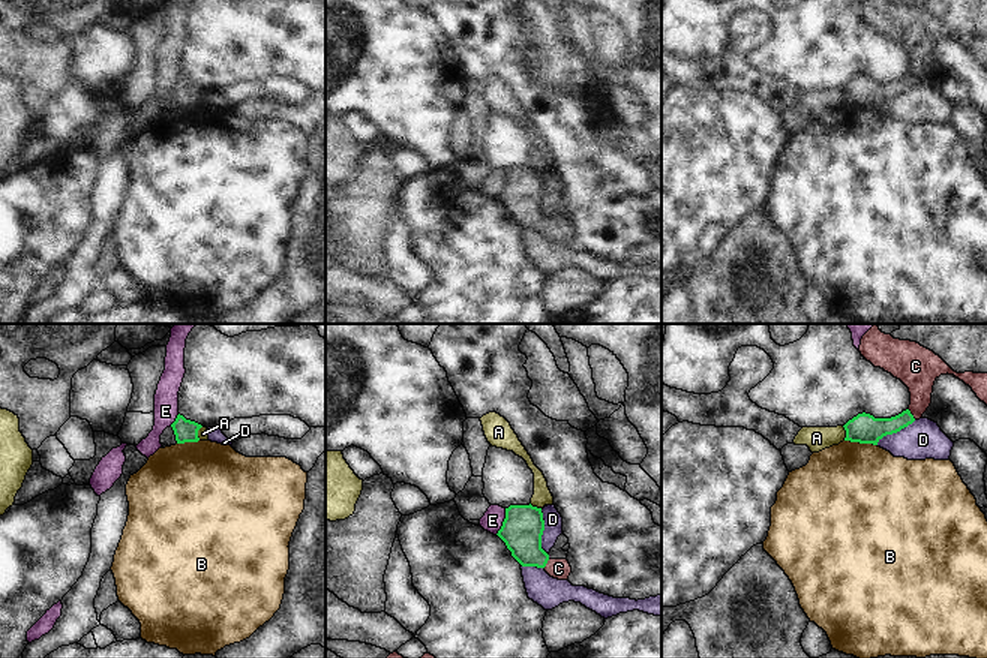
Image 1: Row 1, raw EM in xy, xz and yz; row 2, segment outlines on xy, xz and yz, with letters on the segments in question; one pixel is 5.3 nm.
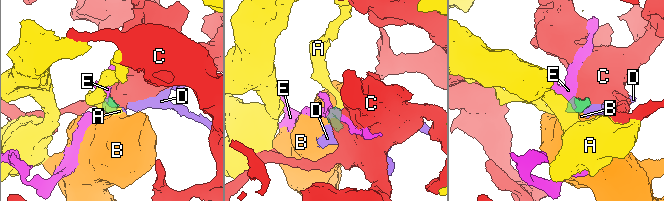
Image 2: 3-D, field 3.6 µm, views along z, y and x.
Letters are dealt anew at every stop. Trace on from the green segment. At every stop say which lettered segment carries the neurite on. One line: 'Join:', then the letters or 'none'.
Join: C

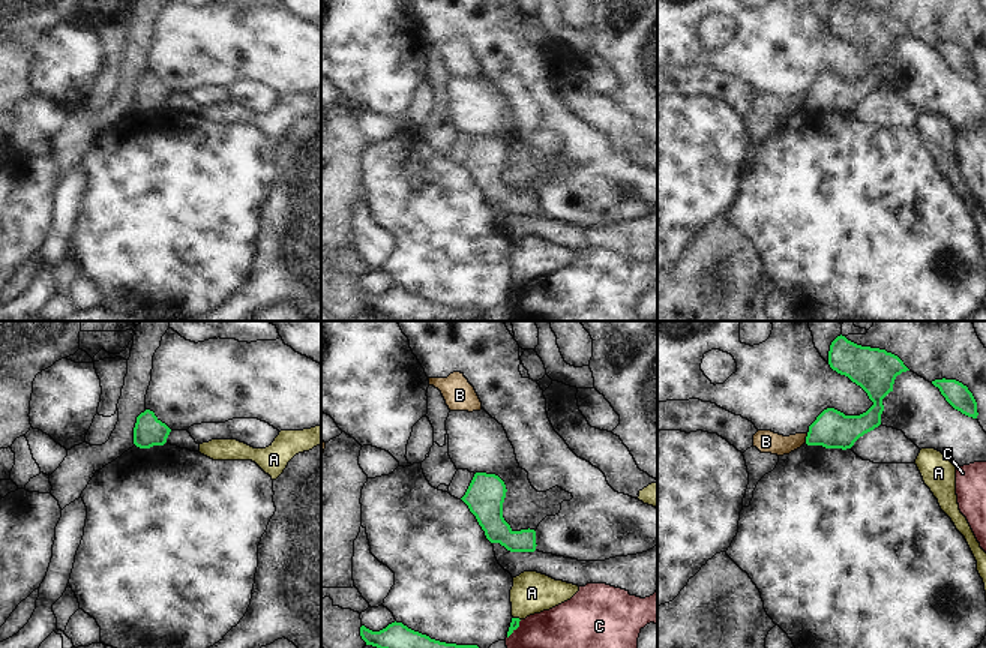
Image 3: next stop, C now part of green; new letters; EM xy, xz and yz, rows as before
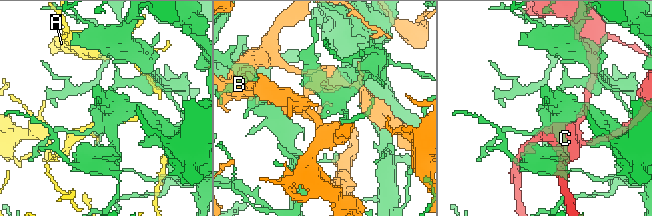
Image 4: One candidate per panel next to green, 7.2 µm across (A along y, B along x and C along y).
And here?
Join: none

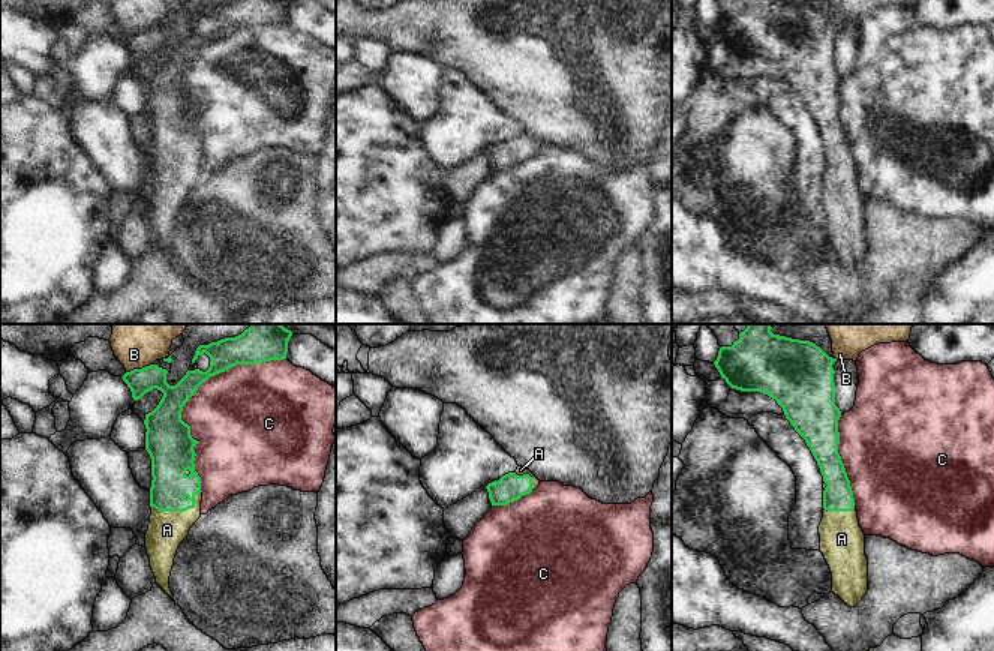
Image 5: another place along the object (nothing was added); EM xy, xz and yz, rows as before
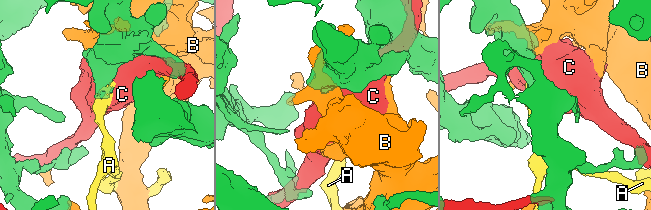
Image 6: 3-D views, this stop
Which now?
Join: A

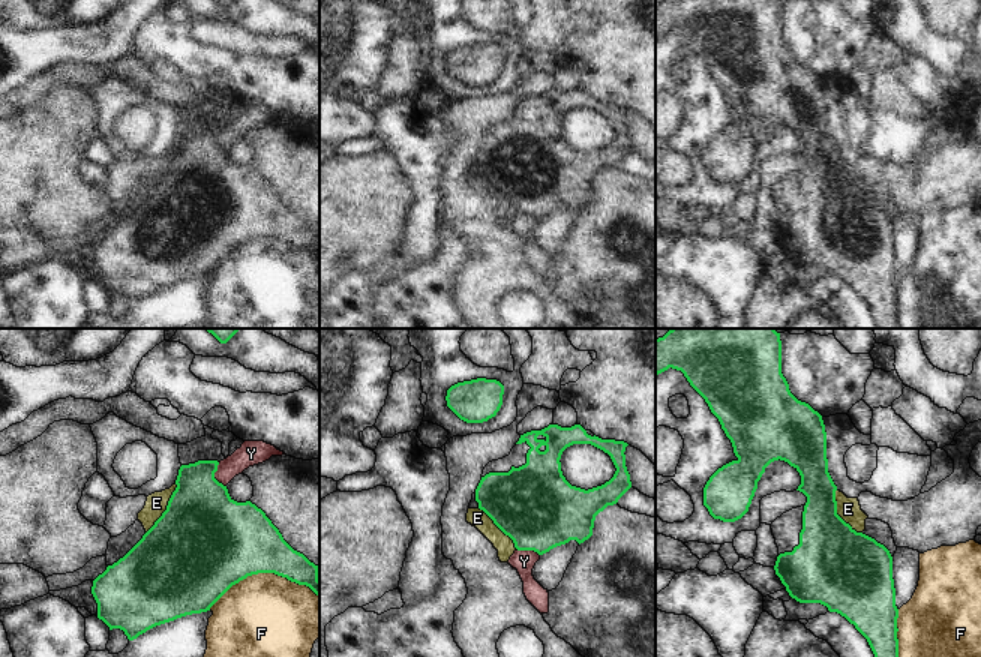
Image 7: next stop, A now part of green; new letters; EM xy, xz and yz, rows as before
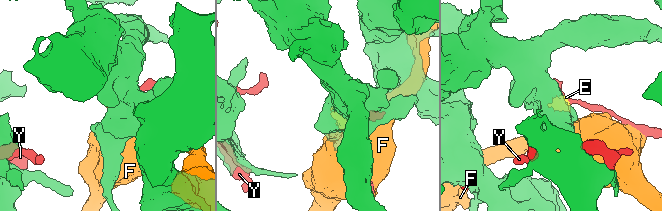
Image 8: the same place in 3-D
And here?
Join: E

